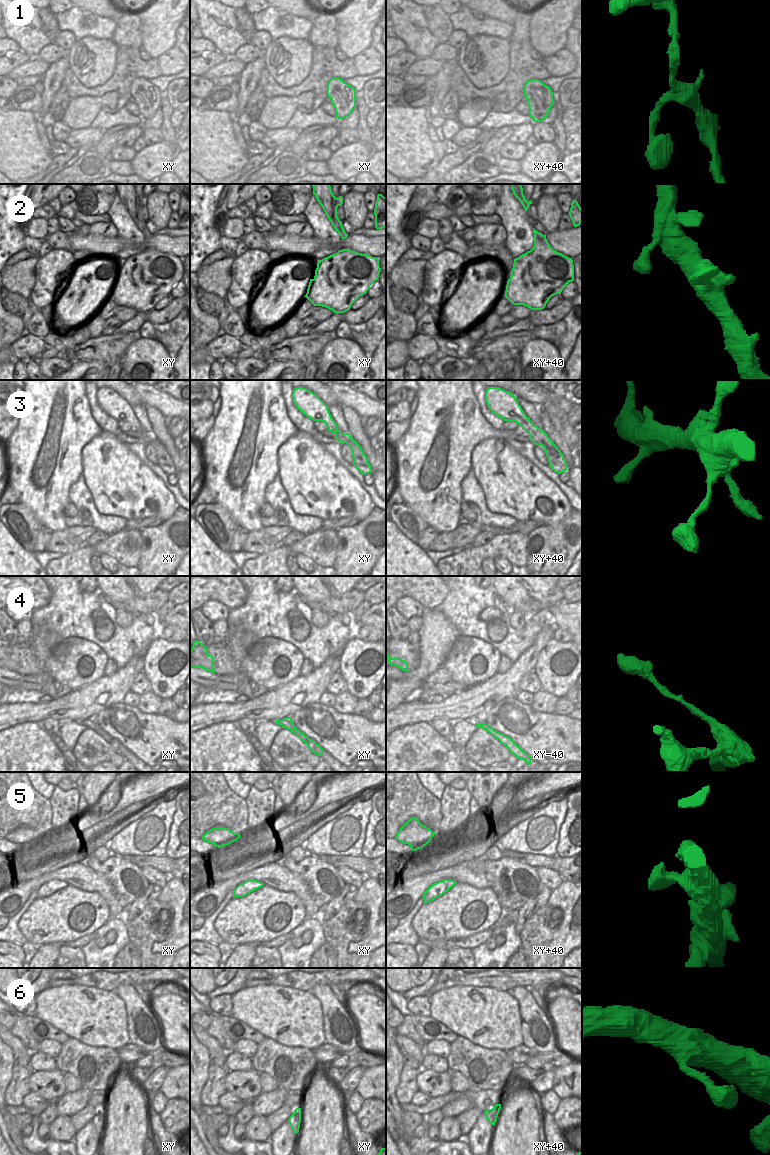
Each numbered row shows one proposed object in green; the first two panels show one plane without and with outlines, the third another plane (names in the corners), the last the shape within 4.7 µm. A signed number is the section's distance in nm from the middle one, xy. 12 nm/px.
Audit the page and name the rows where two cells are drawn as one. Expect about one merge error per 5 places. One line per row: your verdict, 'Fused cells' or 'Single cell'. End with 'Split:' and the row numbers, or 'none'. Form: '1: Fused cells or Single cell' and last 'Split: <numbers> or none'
1: Single cell
2: Single cell
3: Fused cells
4: Single cell
5: Single cell
6: Single cell
Split: 3

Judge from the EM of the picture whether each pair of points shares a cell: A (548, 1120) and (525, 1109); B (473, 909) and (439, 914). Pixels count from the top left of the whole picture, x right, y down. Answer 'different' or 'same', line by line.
A: different
B: same

